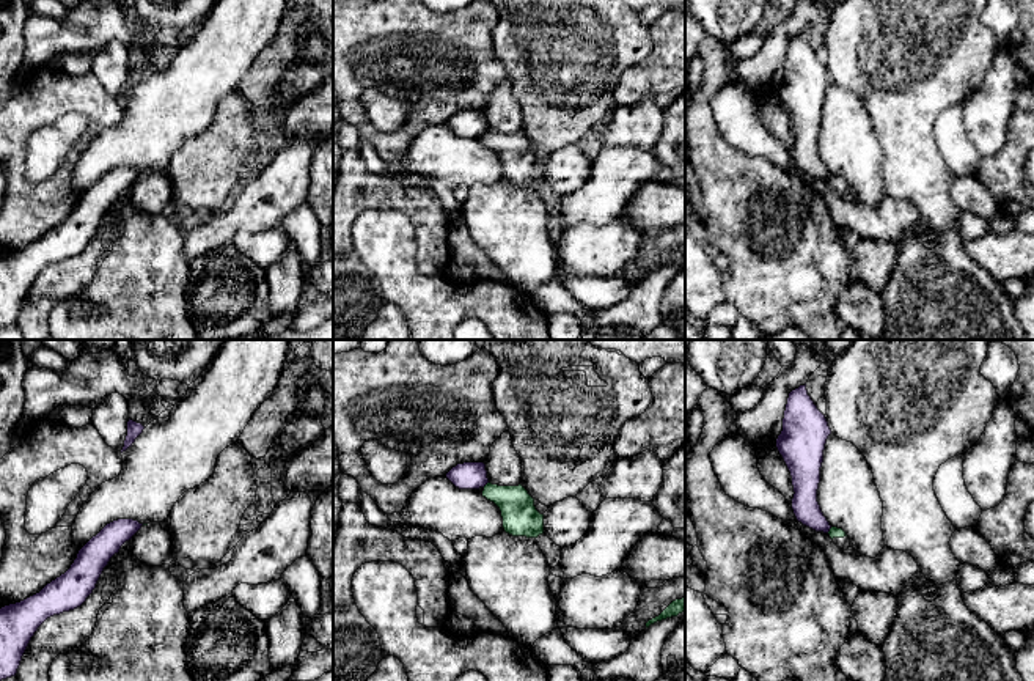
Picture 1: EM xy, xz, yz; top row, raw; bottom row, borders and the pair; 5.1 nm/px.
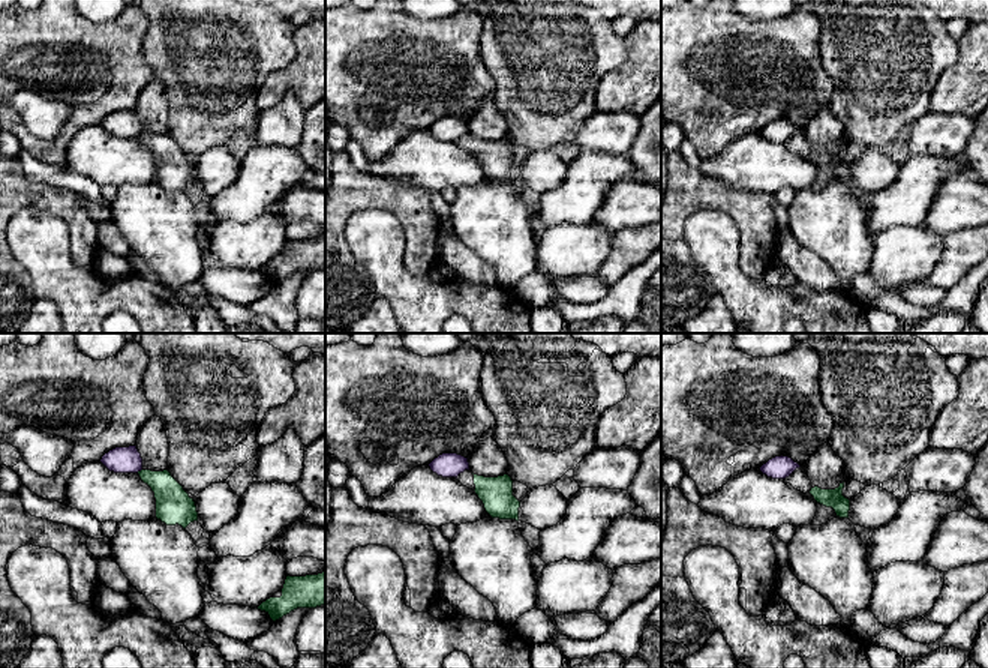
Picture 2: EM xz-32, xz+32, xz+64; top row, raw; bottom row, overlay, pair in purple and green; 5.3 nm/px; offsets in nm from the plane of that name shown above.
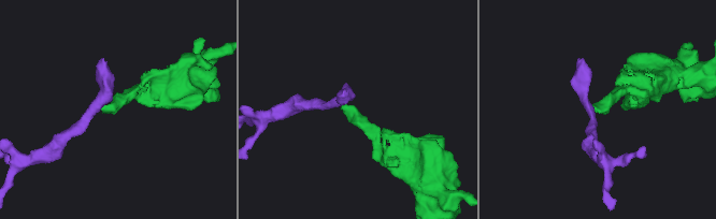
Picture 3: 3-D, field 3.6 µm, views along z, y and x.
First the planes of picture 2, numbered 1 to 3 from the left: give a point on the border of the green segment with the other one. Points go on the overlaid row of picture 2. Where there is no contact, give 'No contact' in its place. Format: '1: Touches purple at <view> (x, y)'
1: Touches purple at xz-32 (138, 470)
2: No contact
3: No contact

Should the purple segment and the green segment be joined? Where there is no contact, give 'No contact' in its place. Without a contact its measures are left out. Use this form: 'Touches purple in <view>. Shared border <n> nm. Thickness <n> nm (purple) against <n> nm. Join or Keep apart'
Touches purple in yz. Shared border 40 nm. Thickness 140 nm (purple) against 60 nm. Keep apart

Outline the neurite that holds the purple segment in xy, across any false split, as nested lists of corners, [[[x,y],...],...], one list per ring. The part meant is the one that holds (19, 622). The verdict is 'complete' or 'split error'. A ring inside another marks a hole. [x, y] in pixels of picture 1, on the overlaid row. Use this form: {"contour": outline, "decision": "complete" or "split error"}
{"contour": [[[134,519],[107,524],[79,550],[64,574],[39,593],[0,609],[0,681],[16,676],[31,637],[47,618],[74,610],[86,601],[110,558],[141,525]]], "decision": "complete"}

